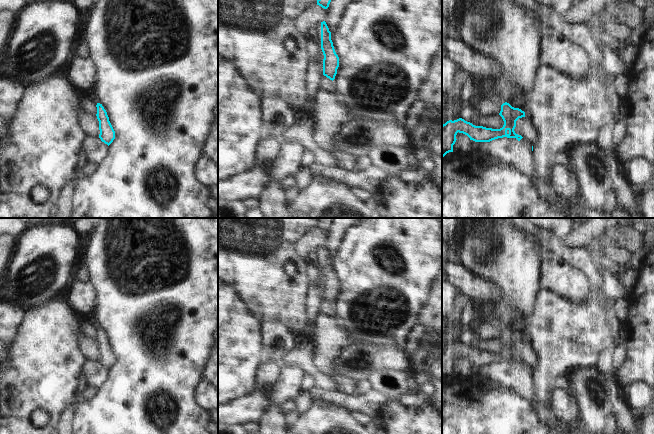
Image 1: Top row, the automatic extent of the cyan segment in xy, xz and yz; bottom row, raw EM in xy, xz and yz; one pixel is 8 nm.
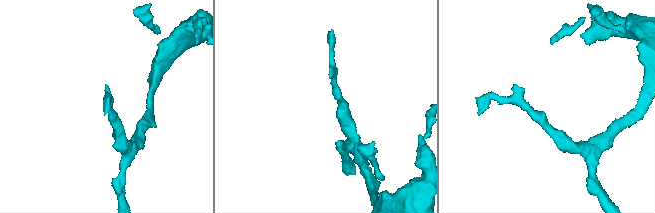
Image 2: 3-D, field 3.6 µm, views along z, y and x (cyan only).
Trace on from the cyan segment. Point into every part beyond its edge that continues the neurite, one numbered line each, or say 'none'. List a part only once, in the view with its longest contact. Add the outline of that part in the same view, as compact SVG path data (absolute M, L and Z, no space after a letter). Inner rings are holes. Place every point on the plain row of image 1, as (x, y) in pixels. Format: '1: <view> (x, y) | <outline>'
1: yz (491, 318) | M482 302L482 309L483 309L483 311L485 312L485 315L486 315L485 322L491 323L499 331L501 331L501 329L503 327L505 327L505 325L497 319L497 316L495 315L491 305L489 305L486 302Z

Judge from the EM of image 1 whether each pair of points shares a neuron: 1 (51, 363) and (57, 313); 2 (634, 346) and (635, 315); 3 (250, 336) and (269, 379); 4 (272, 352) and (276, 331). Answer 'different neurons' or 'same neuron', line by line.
1: same neuron
2: same neuron
3: different neurons
4: same neuron

